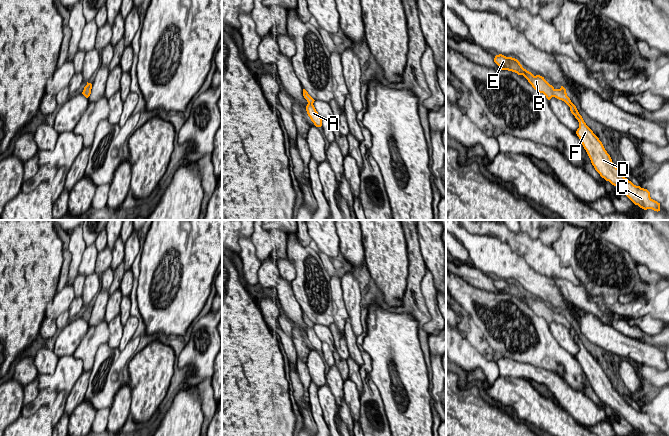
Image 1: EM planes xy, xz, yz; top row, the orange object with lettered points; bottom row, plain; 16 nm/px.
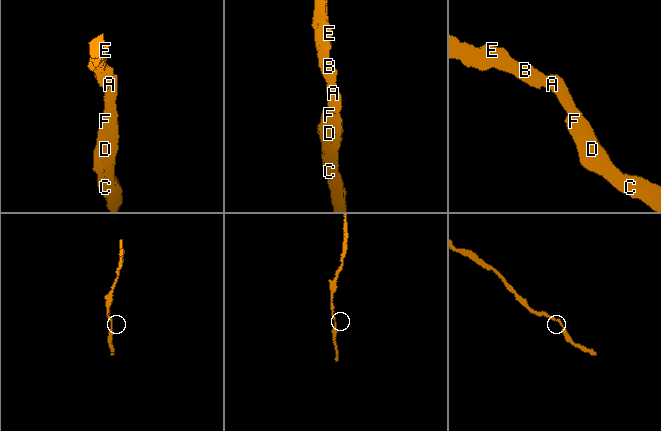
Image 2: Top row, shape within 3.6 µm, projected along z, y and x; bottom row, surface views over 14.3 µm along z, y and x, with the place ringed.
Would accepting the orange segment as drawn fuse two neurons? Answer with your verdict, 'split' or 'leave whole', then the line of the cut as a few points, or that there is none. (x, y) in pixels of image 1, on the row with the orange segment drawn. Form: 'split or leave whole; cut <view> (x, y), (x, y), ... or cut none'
leave whole; cut none

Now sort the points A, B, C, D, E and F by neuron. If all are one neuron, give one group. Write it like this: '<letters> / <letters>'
A B C D E F

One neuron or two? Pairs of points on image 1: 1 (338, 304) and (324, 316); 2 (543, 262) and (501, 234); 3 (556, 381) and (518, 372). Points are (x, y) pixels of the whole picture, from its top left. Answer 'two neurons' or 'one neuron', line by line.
1: two neurons
2: one neuron
3: one neuron

